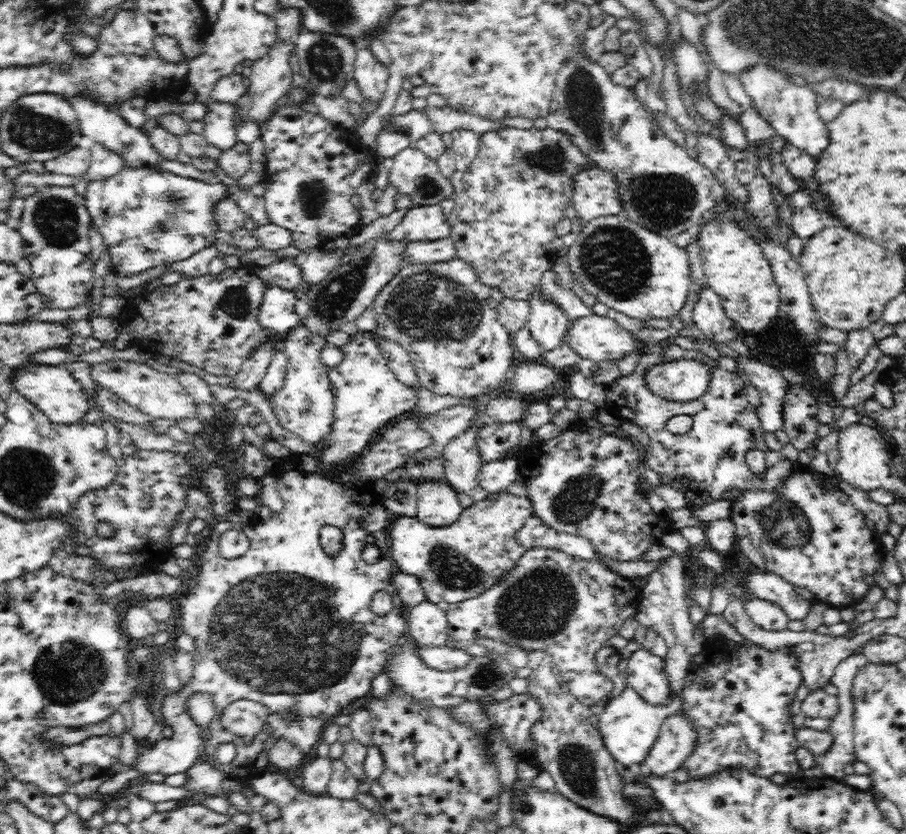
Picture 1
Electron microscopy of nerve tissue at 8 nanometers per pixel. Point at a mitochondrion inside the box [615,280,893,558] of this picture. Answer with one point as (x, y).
(780, 517)

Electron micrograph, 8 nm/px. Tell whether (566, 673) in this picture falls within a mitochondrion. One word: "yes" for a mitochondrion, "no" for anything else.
no

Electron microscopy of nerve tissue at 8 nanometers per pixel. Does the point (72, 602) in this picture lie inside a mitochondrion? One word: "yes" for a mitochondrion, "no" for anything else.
no

